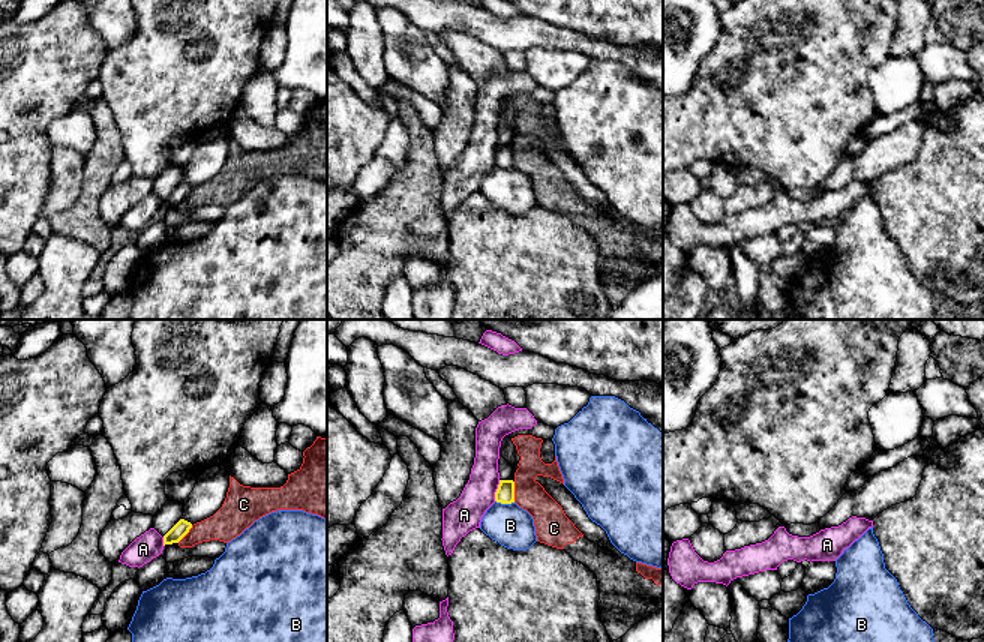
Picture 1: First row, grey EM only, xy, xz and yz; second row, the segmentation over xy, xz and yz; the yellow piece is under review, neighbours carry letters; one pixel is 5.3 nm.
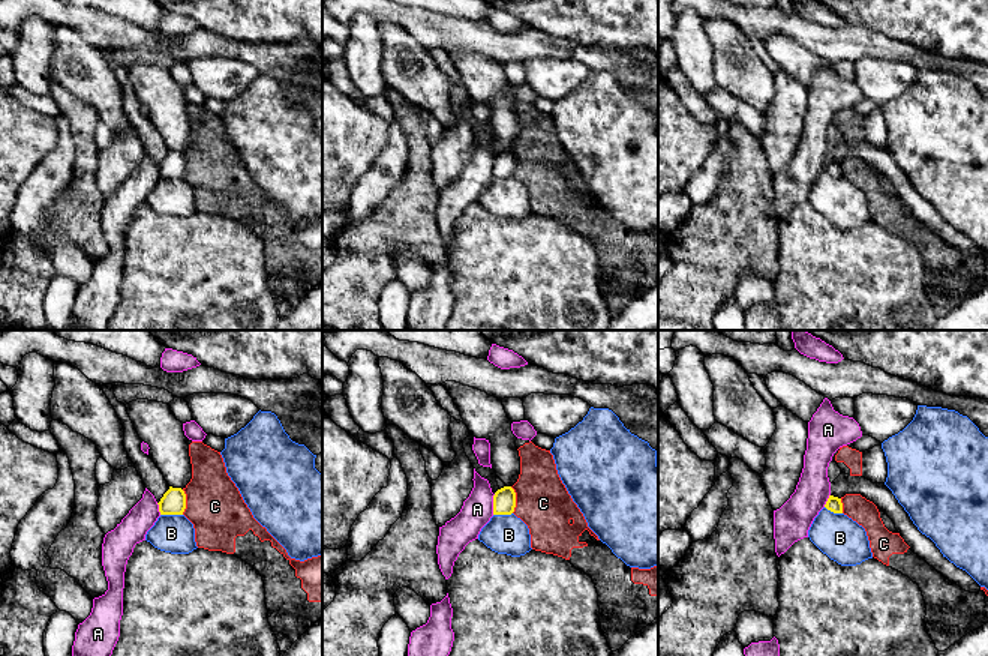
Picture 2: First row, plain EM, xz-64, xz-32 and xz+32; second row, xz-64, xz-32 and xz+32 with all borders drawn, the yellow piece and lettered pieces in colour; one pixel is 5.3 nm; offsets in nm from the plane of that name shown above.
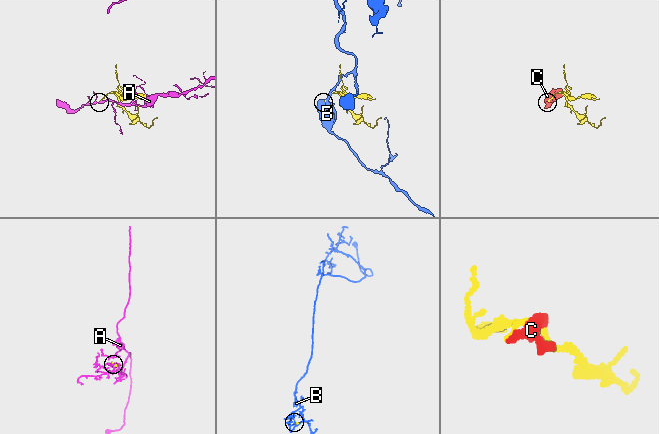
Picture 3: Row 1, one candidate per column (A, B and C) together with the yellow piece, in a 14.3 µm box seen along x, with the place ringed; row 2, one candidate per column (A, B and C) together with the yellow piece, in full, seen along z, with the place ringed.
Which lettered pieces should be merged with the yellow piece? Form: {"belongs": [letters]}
{"belongs": []}

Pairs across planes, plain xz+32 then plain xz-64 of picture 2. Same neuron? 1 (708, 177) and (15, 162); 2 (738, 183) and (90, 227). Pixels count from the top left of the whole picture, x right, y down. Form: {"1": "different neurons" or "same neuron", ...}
{"1": "different neurons", "2": "same neuron"}

